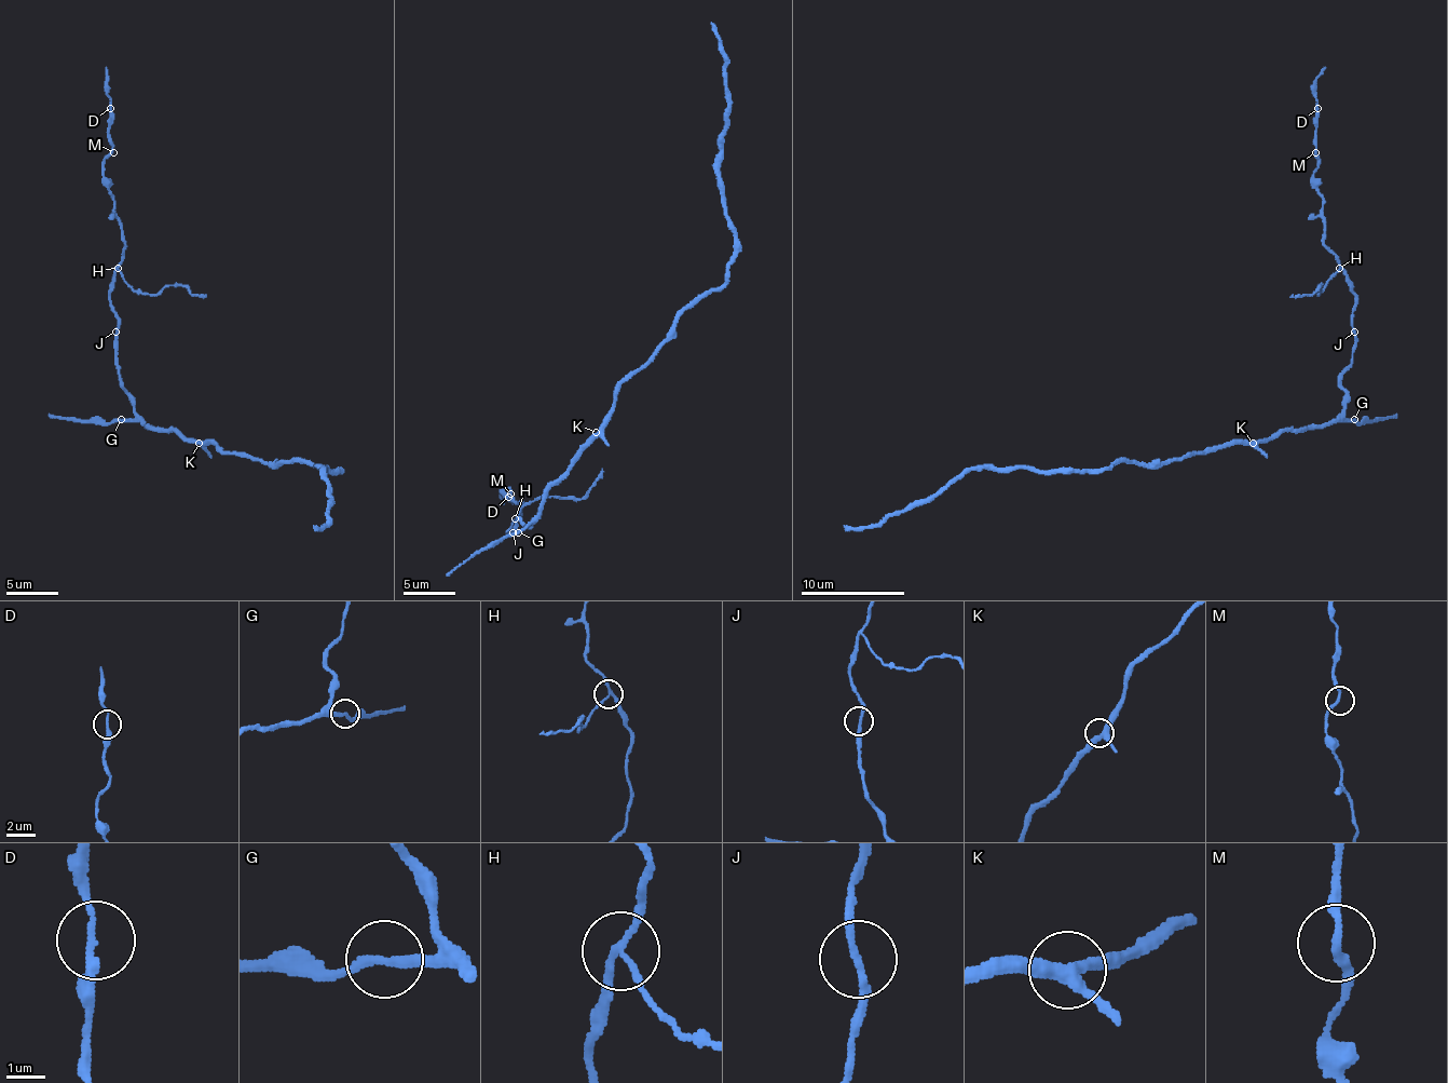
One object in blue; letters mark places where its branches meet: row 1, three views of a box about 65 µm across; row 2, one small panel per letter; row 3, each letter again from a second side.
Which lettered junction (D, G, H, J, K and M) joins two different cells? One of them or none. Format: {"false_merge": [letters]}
{"false_merge": ["H"]}

